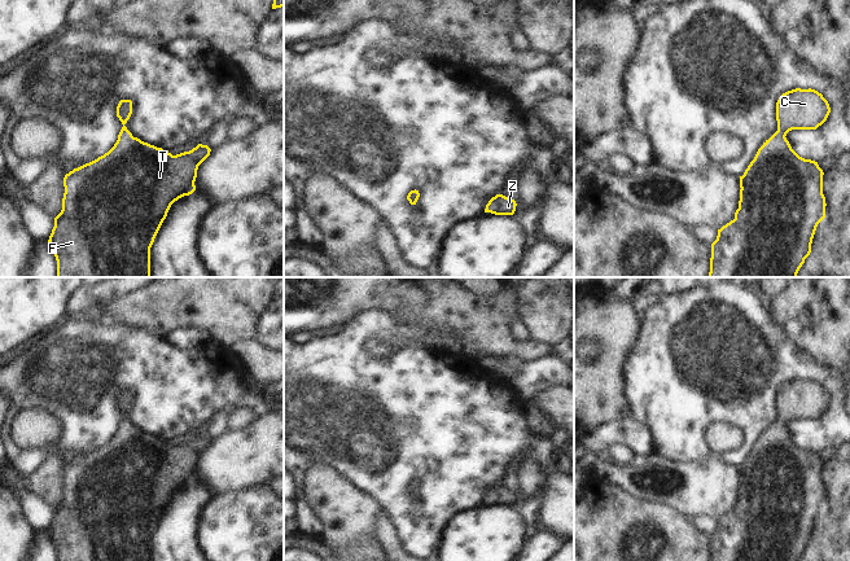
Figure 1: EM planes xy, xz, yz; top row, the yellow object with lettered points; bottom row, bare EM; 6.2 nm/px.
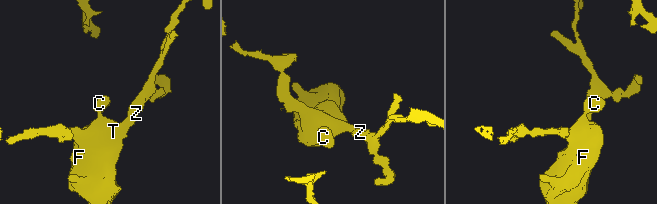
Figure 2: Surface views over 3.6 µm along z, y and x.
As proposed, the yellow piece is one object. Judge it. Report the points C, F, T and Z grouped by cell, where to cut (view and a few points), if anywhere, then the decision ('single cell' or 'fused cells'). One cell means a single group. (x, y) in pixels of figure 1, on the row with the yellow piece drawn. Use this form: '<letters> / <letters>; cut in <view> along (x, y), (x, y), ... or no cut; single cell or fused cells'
C F T Z; no cut; single cell

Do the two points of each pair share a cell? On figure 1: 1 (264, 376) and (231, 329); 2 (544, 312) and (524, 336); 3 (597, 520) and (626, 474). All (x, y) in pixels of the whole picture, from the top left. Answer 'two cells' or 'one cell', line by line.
1: two cells
2: two cells
3: two cells

